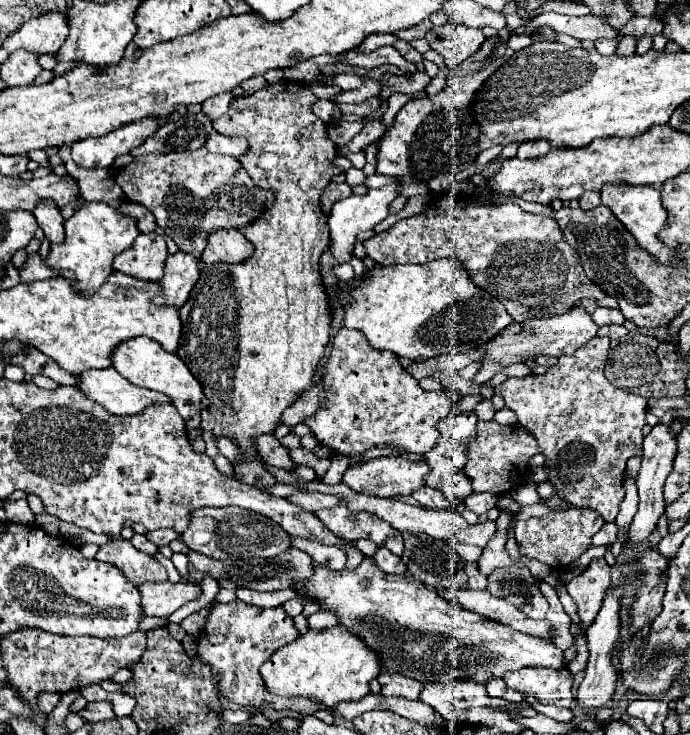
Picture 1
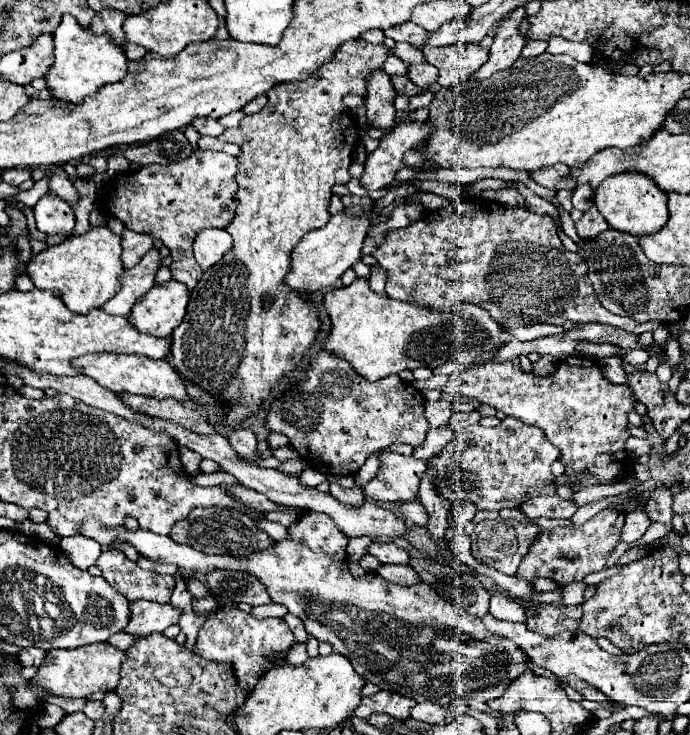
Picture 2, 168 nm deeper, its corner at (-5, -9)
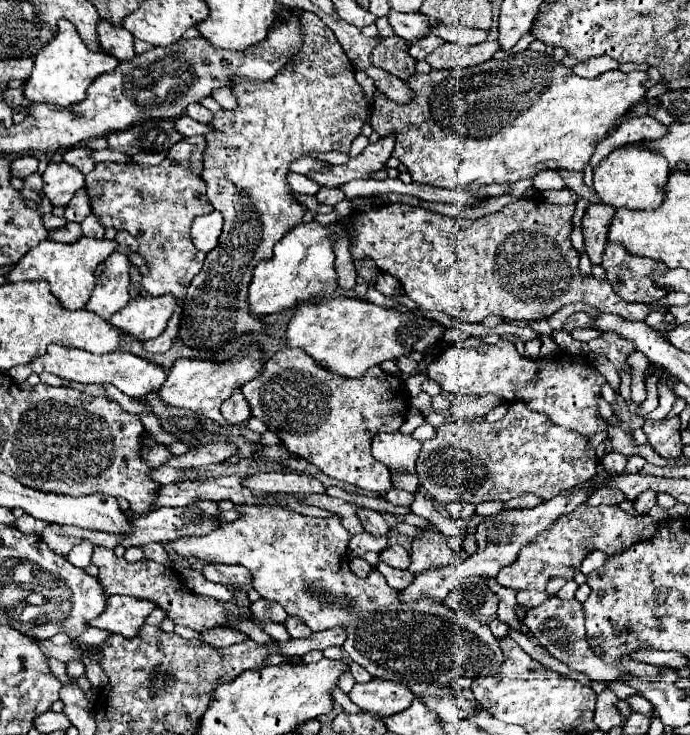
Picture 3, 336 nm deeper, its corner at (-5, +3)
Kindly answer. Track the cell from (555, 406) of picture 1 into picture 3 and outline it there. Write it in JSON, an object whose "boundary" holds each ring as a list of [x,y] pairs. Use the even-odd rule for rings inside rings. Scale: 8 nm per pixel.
{"boundary":[[[499,340],[493,346],[481,344],[479,348],[451,346],[427,368],[427,374],[451,394],[493,394],[505,402],[521,400],[525,406],[549,416],[553,424],[565,426],[585,438],[607,432],[609,428],[607,420],[597,416],[601,386],[607,384],[607,380],[585,356],[579,354],[561,354],[559,358],[525,358],[507,340]]]}

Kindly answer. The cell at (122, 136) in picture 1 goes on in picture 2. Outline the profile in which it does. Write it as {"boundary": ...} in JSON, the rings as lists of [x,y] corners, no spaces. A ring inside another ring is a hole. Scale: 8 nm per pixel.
{"boundary":[[[93,154],[93,156],[87,156],[85,162],[87,162],[89,166],[93,166],[97,174],[101,174],[101,172],[107,170],[107,154]]]}

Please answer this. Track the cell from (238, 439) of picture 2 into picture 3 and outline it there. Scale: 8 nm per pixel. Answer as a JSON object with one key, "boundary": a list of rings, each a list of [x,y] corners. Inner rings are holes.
{"boundary":[[[233,392],[233,396],[221,404],[221,416],[229,424],[235,424],[235,426],[249,420],[251,414],[249,414],[249,404],[247,404],[245,396],[241,392]]]}

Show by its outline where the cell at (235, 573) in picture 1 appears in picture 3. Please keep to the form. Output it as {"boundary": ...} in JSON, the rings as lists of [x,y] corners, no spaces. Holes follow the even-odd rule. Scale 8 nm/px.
{"boundary":[[[207,564],[203,568],[203,576],[211,582],[219,582],[227,588],[247,588],[253,582],[253,576],[243,566],[221,566],[221,564]]]}

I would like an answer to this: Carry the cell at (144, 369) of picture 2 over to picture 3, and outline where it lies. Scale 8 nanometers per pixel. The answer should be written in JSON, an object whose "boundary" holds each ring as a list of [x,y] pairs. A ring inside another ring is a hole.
{"boundary":[[[51,344],[43,358],[37,358],[31,364],[25,364],[25,366],[11,368],[7,374],[17,384],[21,384],[33,372],[35,374],[51,372],[51,374],[57,374],[61,378],[69,378],[69,380],[75,380],[75,382],[81,382],[81,384],[105,384],[107,382],[107,384],[117,386],[123,394],[135,396],[135,398],[145,398],[151,390],[159,388],[167,380],[167,374],[163,370],[163,366],[159,366],[155,362],[149,362],[149,360],[145,360],[141,356],[135,356],[131,352],[111,352],[111,354],[97,356],[97,354],[89,354],[85,350],[65,348],[65,346],[57,346],[57,344]]]}

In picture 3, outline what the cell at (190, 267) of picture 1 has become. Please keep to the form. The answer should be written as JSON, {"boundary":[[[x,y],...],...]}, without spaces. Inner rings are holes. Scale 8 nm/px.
{"boundary":[[[139,294],[137,298],[129,300],[129,304],[121,308],[121,312],[115,312],[115,316],[109,318],[109,322],[131,336],[143,340],[157,338],[165,330],[177,304],[179,304],[177,298],[169,294],[165,296]]]}

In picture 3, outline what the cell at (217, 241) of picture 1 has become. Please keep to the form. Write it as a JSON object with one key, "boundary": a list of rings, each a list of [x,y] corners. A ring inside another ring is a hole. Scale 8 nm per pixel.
{"boundary":[[[213,210],[211,214],[205,214],[205,216],[197,216],[193,220],[193,226],[191,226],[191,240],[193,244],[201,250],[201,252],[211,252],[217,242],[219,242],[219,236],[221,236],[221,230],[223,230],[223,216],[221,212]]]}

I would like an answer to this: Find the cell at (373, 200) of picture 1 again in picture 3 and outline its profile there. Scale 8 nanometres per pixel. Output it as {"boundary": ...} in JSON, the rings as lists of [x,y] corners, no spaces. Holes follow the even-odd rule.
{"boundary":[[[305,222],[293,228],[279,244],[273,248],[273,258],[257,264],[253,270],[253,280],[249,286],[249,310],[253,314],[277,314],[285,308],[303,302],[319,302],[329,298],[337,288],[335,272],[335,230],[331,224]]]}

